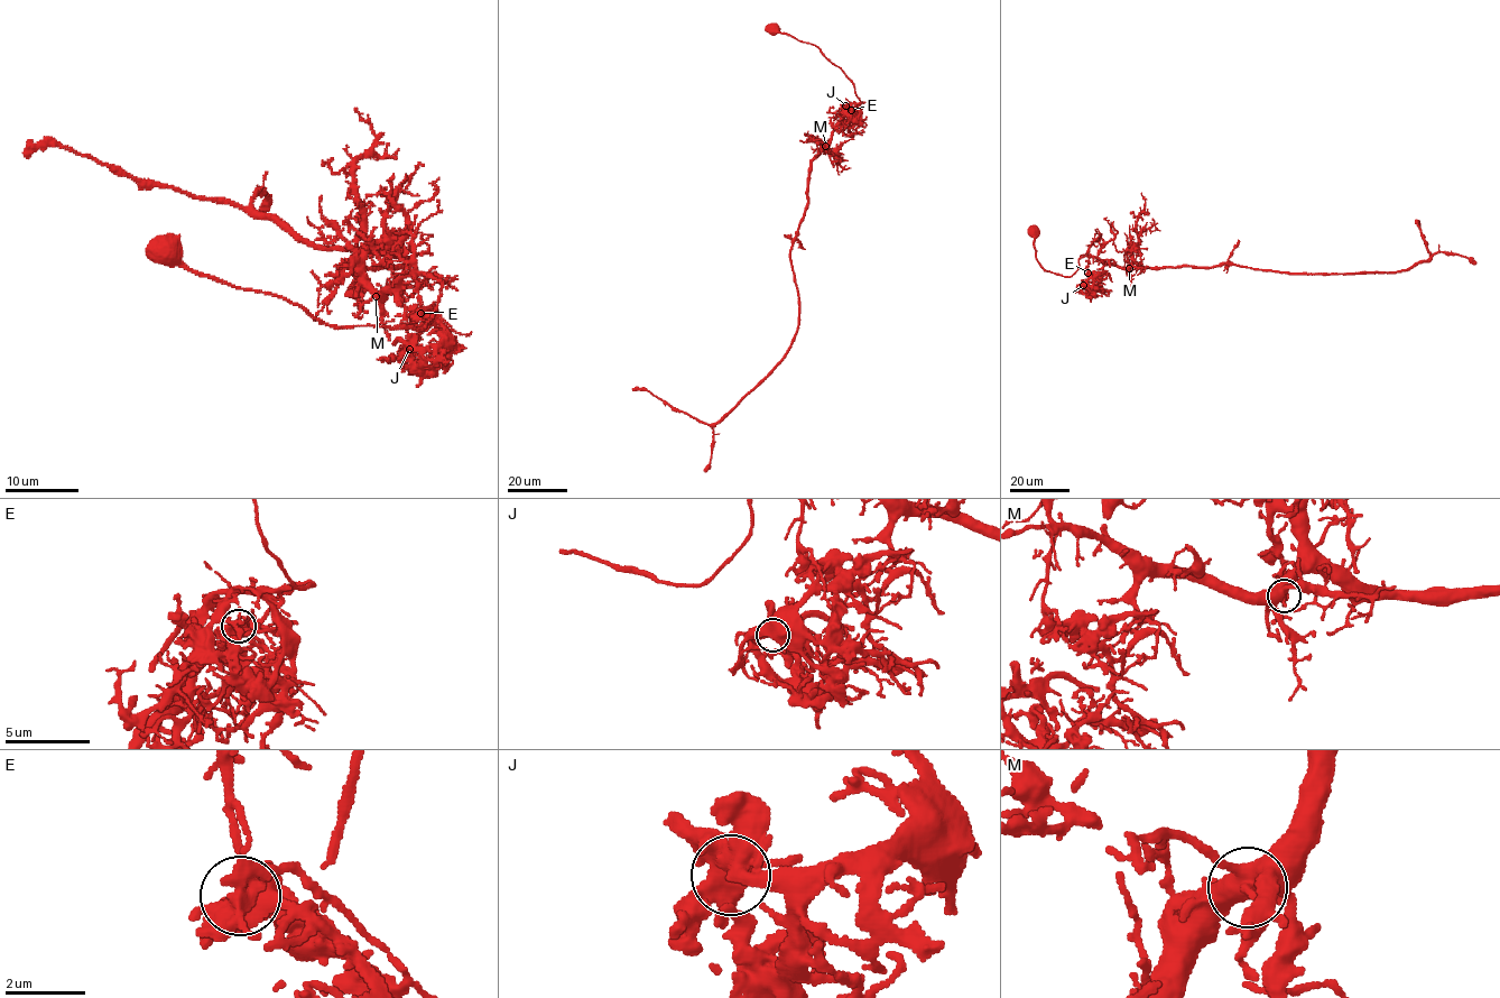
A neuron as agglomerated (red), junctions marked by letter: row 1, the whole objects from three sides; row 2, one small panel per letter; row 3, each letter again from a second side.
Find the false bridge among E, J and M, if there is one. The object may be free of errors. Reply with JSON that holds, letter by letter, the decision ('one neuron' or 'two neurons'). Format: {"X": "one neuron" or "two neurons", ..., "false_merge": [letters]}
{"E": "two neurons", "J": "one neuron", "M": "one neuron", "false_merge": ["E"]}

